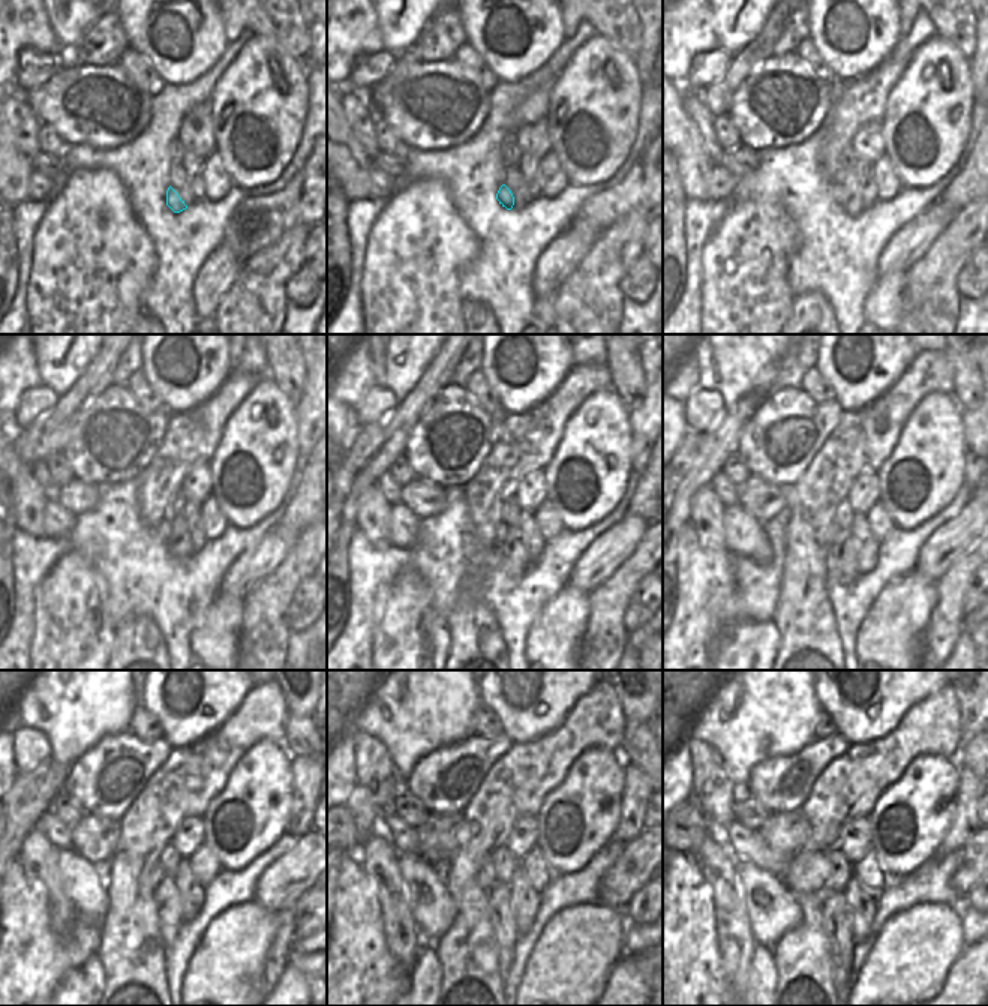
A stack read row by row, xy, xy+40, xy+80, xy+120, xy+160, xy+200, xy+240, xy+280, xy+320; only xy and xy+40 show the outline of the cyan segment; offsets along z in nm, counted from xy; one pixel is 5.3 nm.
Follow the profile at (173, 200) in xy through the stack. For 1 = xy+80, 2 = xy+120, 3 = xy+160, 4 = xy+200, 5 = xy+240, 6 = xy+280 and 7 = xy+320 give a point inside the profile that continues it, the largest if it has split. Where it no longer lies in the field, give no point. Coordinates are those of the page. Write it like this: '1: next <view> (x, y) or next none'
1: next xy+80 (838, 195)
2: next xy+120 (165, 526)
3: next xy+160 (501, 528)
4: next xy+200 (832, 531)
5: next xy+240 (156, 874)
6: next xy+280 (486, 877)
7: next xy+320 (805, 871)

